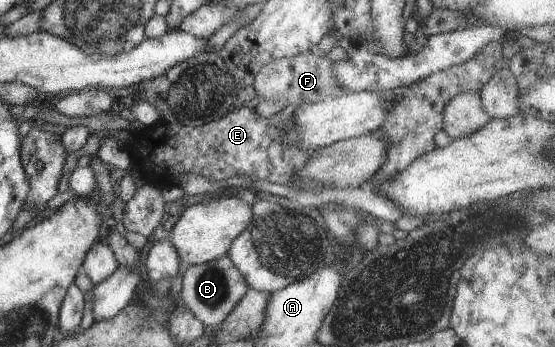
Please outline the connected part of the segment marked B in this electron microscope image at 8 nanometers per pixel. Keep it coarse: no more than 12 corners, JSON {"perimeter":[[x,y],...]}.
{"perimeter":[[226,253],[182,273],[179,301],[215,327],[249,288]]}

